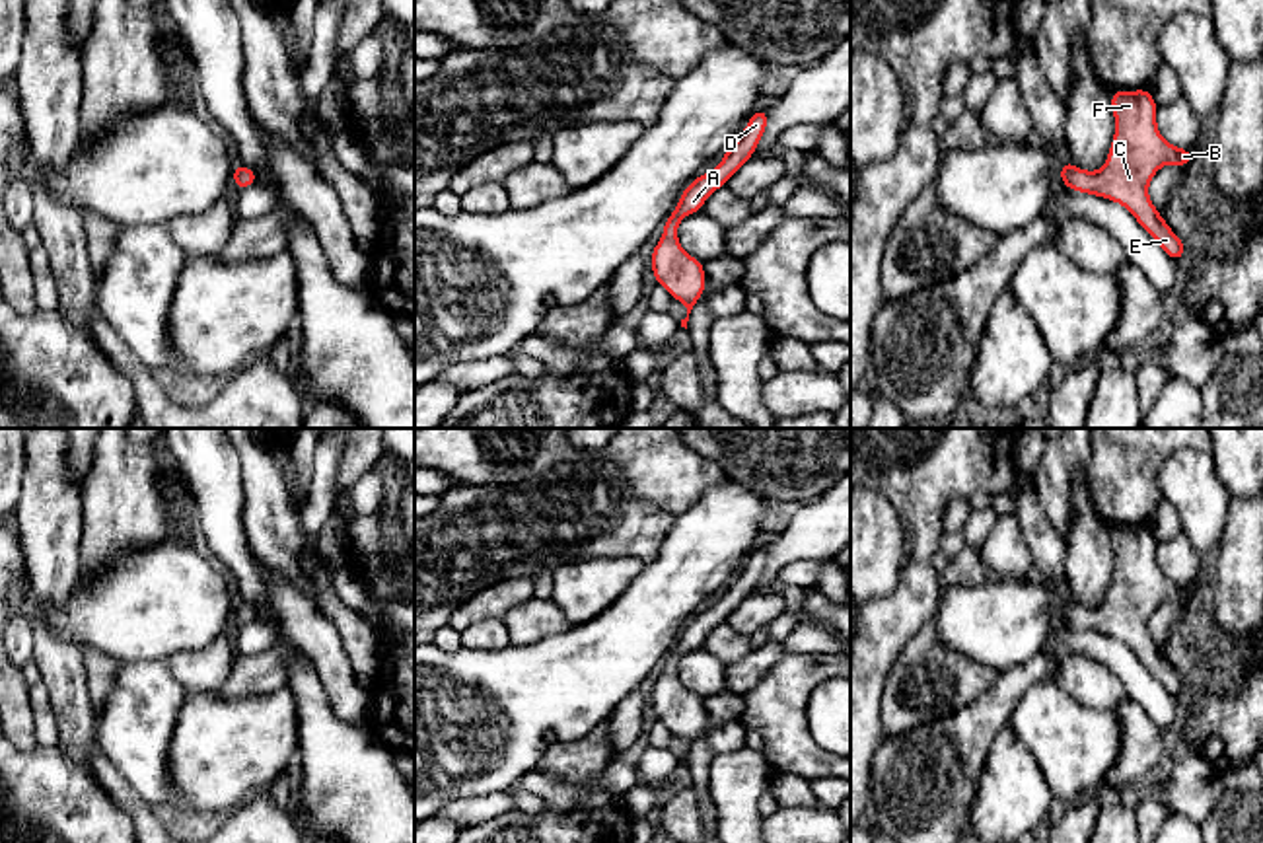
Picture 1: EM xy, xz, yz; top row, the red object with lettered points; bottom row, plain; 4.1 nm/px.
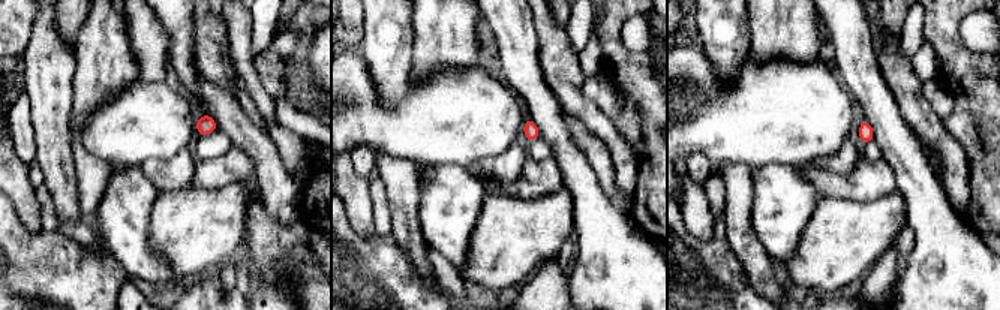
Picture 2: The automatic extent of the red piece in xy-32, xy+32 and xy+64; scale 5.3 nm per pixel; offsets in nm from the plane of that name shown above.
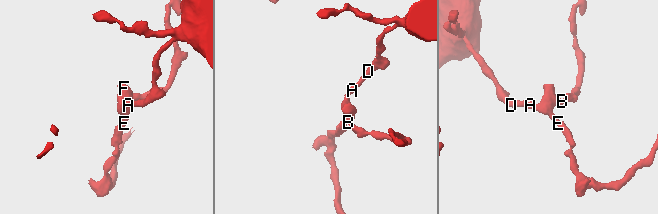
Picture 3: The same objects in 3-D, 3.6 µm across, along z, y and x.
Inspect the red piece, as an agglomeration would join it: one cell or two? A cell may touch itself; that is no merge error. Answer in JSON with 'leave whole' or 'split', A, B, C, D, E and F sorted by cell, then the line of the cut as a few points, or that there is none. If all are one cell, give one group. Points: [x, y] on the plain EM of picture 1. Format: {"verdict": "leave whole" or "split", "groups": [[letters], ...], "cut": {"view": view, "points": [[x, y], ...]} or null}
{"verdict": "leave whole", "groups": [["A", "B", "C", "D", "E", "F"]], "cut": null}

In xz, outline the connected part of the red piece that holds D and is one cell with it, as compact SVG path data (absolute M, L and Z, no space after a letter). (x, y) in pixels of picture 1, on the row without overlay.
M763 543L755 547L745 567L726 586L718 604L691 617L691 621L681 629L675 646L664 658L664 672L652 687L650 703L658 720L687 744L687 753L681 755L681 763L685 765L691 746L704 730L706 713L703 707L703 697L687 691L679 681L677 662L685 652L699 648L706 633L724 623L726 617L753 592L759 576L765 570L767 557L769 553Z

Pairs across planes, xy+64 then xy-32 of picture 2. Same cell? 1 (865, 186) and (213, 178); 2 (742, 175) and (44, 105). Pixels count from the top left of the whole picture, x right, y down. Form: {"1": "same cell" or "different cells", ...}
{"1": "same cell", "2": "same cell"}

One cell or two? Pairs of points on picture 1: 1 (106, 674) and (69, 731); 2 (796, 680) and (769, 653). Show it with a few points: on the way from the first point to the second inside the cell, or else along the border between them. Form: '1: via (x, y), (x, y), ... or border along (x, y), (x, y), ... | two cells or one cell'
1: border along (82, 651), (88, 694), (96, 715) | two cells
2: border along (787, 655), (748, 694) | two cells

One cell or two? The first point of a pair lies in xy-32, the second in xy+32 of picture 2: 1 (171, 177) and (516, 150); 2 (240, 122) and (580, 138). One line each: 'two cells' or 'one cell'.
1: one cell
2: one cell

